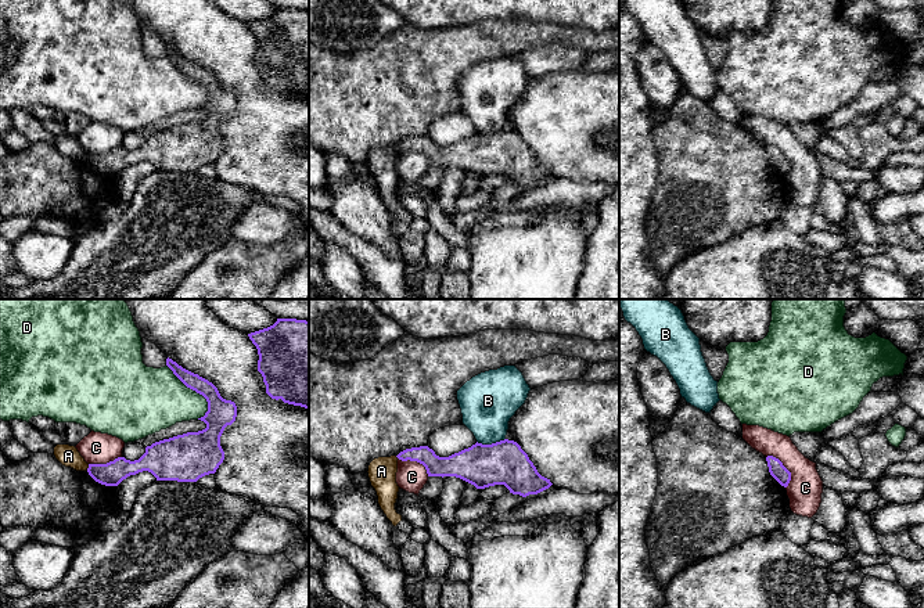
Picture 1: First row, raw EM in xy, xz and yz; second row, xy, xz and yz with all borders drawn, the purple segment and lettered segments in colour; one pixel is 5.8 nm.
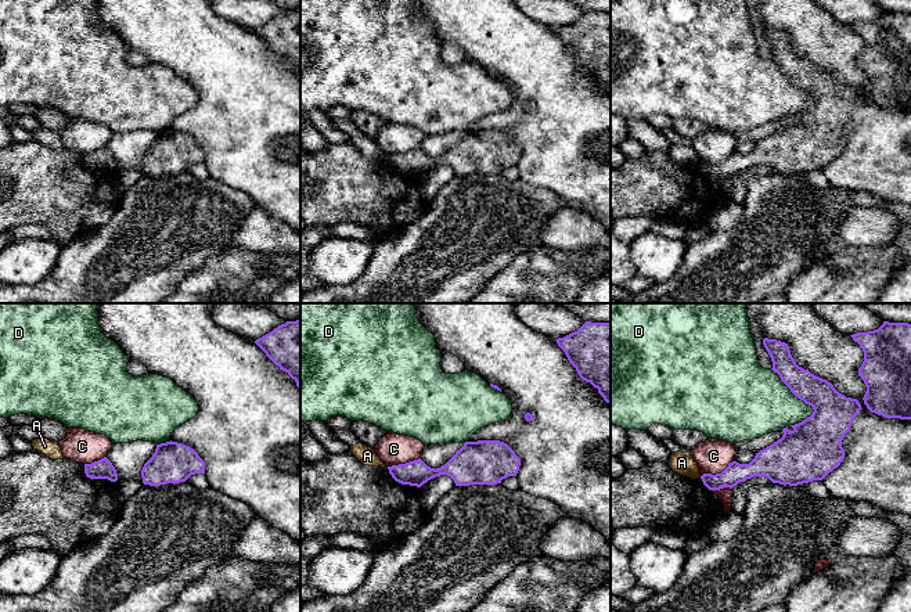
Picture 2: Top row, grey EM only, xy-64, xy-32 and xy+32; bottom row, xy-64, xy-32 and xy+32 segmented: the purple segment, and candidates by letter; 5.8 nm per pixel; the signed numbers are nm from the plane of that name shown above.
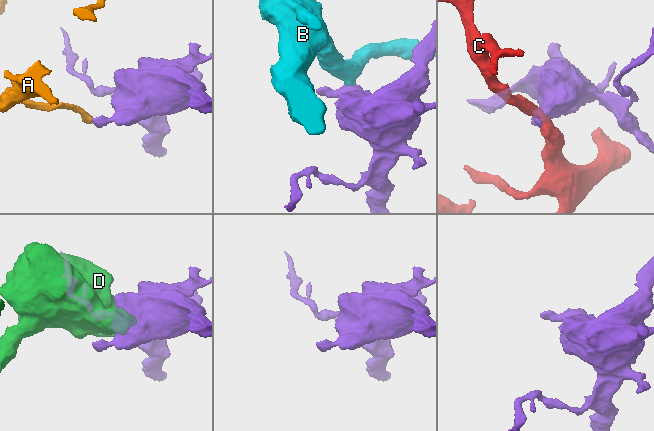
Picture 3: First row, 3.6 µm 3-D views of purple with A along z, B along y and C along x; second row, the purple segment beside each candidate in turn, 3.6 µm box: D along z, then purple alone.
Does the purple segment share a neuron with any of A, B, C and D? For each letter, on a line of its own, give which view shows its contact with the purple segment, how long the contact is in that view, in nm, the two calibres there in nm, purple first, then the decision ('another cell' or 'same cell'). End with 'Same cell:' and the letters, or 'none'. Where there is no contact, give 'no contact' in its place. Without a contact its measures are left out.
A: meets purple in xy; contact 40 nm long; 140 nm thick on the purple side, 120 nm on the other; another cell
B: meets purple in xz; contact 170 nm long; 260 nm thick on the purple side, 320 nm on the other; another cell
C: meets purple in yz; contact 220 nm long; 90 nm thick on the purple side, 200 nm on the other; another cell
D: meets purple in xy; contact 380 nm long; 160 nm thick on the purple side, 360 nm on the other; another cell
Same cell: none

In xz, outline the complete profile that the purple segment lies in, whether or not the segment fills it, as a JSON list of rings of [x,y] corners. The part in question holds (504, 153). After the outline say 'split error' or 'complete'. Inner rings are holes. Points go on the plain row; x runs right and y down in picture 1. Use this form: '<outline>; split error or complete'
[[[508,129],[492,134],[477,132],[449,147],[436,145],[428,136],[406,138],[396,147],[423,154],[428,166],[456,166],[477,179],[504,175],[510,183],[522,187],[537,184],[553,175],[537,162],[521,136]]]; complete

